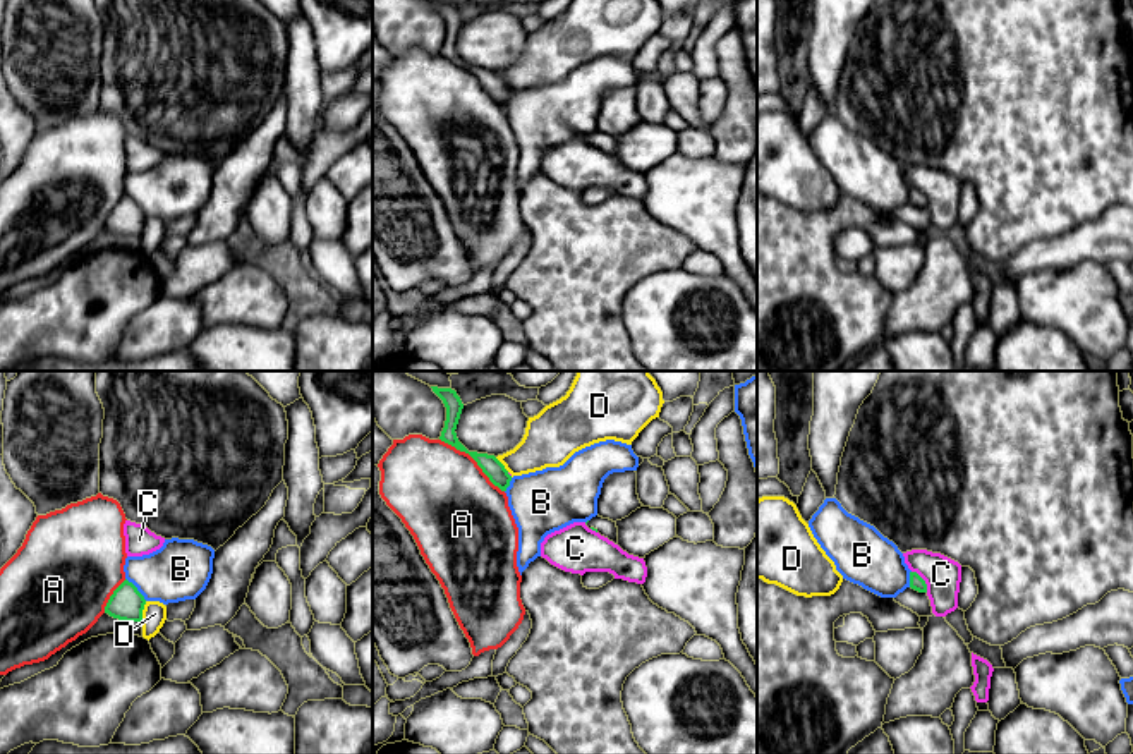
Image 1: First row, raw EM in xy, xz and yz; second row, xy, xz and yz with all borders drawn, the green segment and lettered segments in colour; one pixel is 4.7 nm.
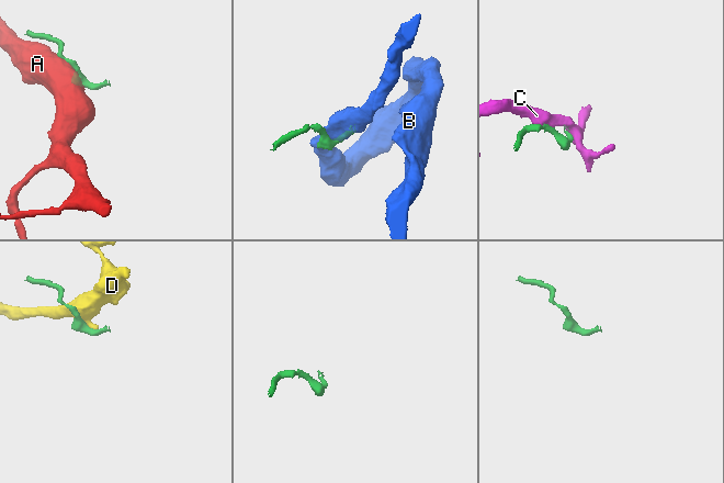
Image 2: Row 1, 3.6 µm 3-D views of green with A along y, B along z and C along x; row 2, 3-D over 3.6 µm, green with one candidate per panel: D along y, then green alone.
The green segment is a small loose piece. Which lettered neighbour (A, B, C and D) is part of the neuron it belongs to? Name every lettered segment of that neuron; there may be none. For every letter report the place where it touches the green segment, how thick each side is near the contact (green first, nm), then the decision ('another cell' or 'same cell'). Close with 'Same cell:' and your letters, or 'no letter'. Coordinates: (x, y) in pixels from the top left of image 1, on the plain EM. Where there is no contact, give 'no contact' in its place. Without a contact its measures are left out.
A: contact xz (474, 74); calibres 90 and 440 nm; another cell
B: contact xy (136, 205); calibres 160 and 280 nm; another cell
C: contact yz (924, 196); calibres 70 and 170 nm; another cell
D: contact xy (141, 227); calibres 160 and 110 nm; another cell
Same cell: no letter

